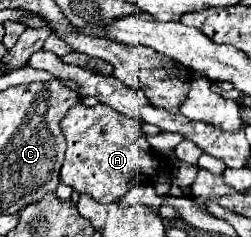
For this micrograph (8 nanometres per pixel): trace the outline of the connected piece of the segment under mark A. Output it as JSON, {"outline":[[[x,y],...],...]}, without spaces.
{"outline":[[[79,101],[73,105],[61,121],[61,129],[67,139],[61,181],[71,185],[77,193],[91,195],[99,203],[113,203],[121,199],[133,185],[155,181],[159,177],[161,163],[149,147],[141,125],[141,121],[127,119],[103,103],[85,107]]]}

